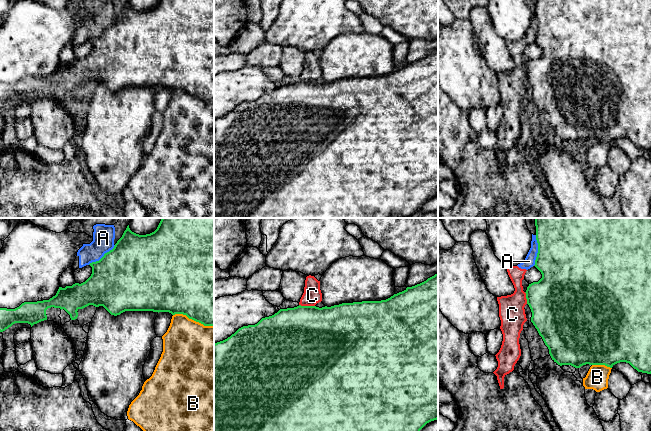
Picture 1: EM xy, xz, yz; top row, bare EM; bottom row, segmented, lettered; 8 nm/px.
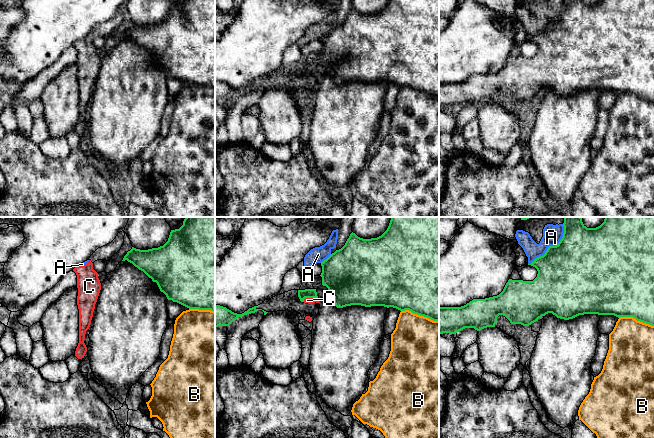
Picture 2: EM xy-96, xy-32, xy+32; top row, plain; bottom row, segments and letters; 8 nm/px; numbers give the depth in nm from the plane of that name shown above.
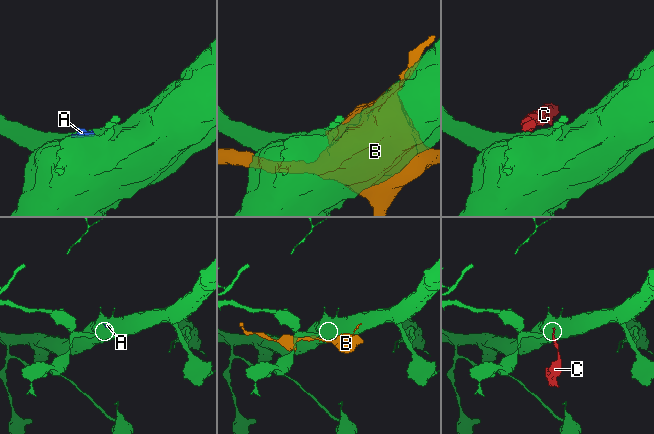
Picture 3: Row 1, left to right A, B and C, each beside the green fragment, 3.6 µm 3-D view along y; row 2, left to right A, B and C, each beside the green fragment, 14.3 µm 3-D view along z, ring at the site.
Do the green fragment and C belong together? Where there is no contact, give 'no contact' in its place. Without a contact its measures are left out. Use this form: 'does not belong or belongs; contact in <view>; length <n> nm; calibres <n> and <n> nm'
does not belong; contact in xz; length 130 nm; calibres 500 and 150 nm

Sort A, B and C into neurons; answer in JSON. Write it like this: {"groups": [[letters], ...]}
{"groups": [["A", "C"], ["B"]]}

